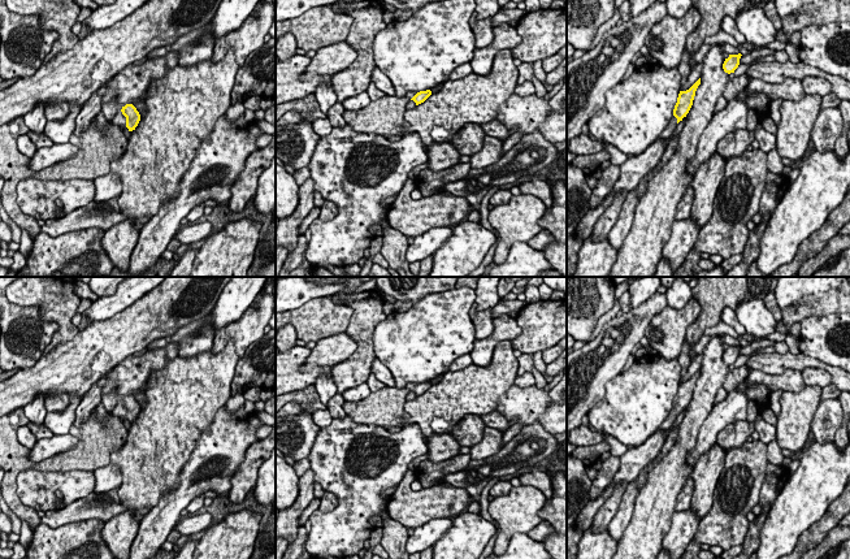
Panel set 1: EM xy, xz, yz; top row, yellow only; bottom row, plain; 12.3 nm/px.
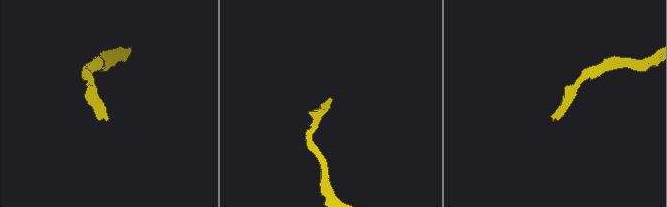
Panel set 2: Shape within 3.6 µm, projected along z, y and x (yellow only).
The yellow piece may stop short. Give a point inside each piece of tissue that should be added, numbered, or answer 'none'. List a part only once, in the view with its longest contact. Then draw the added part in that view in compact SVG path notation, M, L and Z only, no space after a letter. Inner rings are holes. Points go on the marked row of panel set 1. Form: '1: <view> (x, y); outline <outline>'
1: xy (120, 120); outline M118 112L114 118L112 120L113 125L117 125L120 129L126 129L126 117L122 114L122 112Z

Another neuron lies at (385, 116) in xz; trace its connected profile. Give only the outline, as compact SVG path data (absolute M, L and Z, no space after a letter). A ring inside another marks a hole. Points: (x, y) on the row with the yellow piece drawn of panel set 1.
M386 95L372 100L360 110L346 110L343 118L357 133L374 133L385 138L391 135L404 136L415 133L413 127L404 120L409 100L406 96Z

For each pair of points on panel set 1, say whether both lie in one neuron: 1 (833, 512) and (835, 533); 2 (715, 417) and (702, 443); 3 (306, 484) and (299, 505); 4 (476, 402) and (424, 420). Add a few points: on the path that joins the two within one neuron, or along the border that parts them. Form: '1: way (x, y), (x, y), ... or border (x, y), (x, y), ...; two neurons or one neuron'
1: border (836, 525), (816, 545); two neurons
2: way (712, 424), (707, 437); one neuron
3: way (306, 489), (303, 499); one neuron
4: way (463, 402), (442, 402), (437, 407); one neuron

